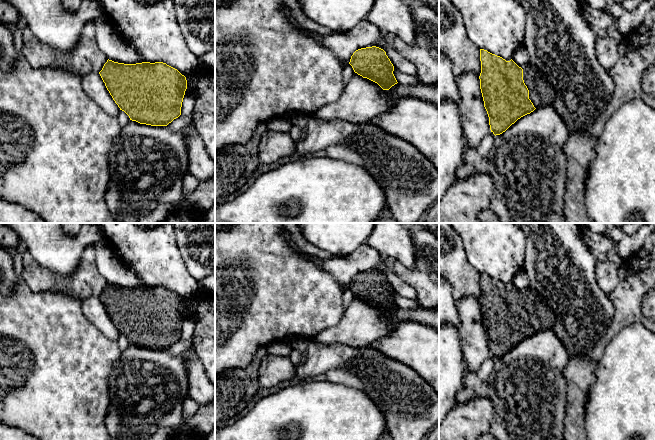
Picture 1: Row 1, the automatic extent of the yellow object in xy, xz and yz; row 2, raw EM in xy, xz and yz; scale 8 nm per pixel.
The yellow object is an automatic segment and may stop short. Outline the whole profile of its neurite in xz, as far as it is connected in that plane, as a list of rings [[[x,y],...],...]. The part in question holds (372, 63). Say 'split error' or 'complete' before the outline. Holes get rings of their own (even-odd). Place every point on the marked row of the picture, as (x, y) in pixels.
complete; [[[376,46],[356,50],[349,64],[355,73],[377,83],[383,90],[397,84],[393,74],[394,66],[386,52]]]

